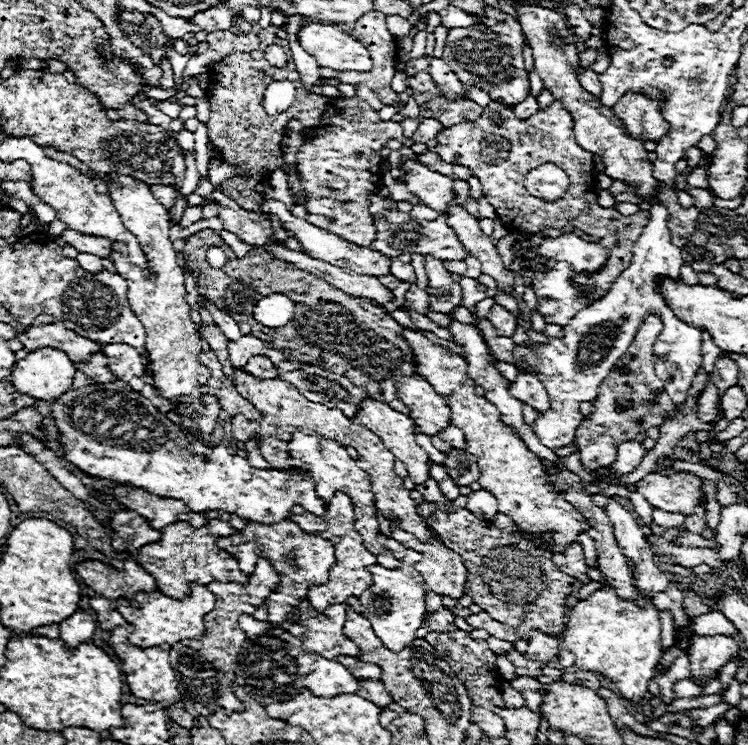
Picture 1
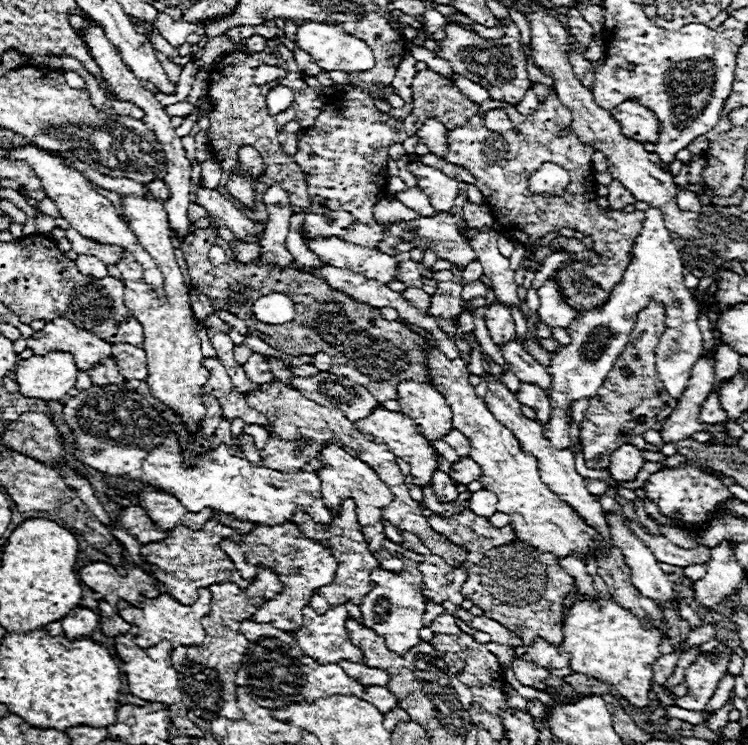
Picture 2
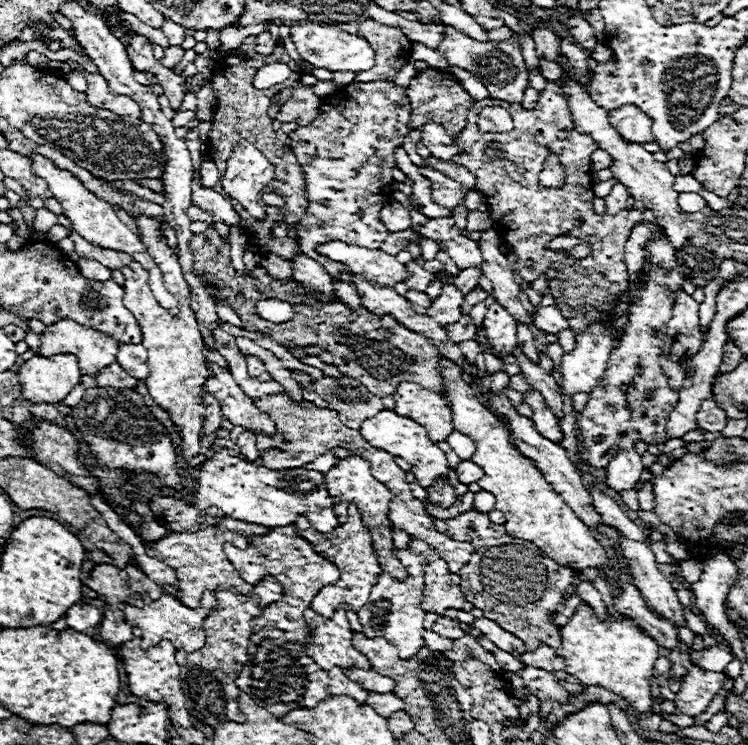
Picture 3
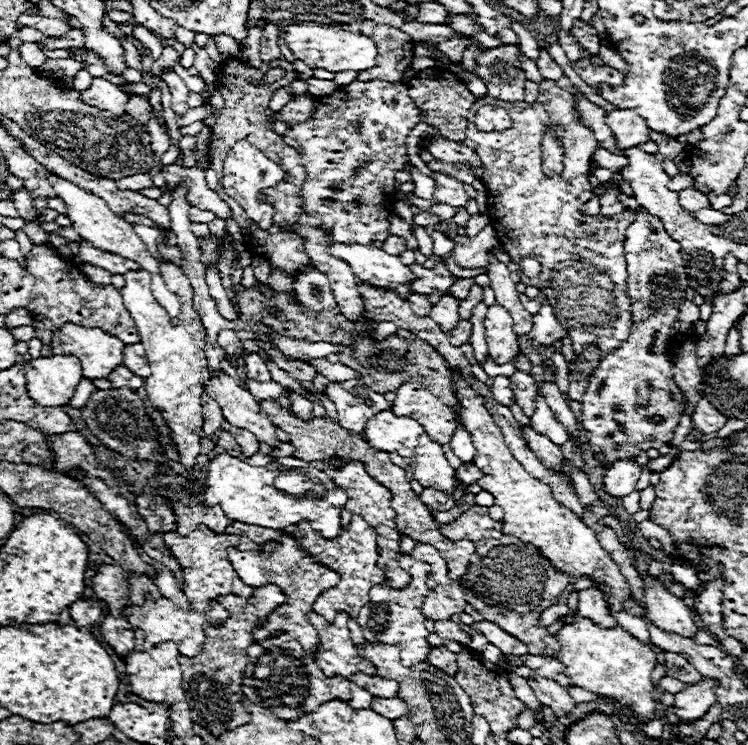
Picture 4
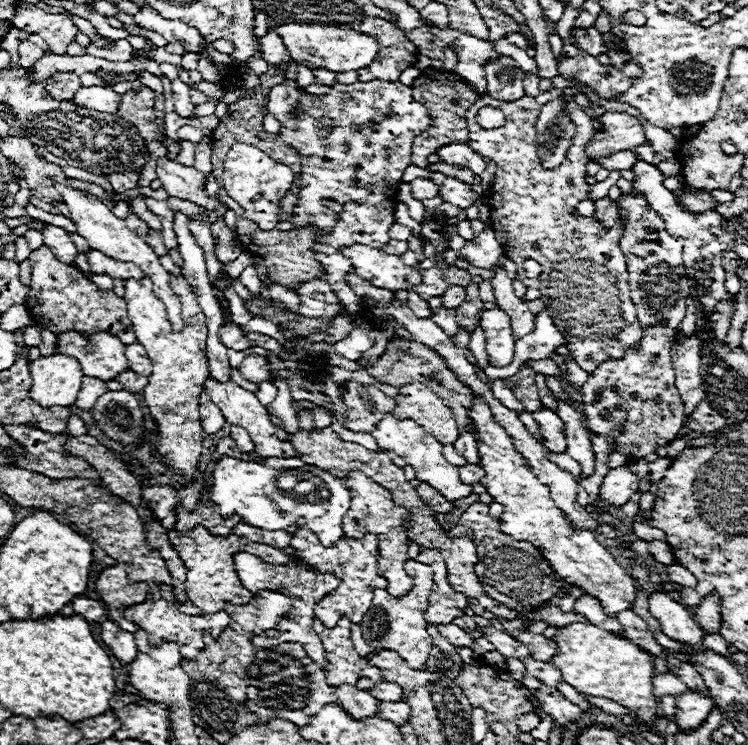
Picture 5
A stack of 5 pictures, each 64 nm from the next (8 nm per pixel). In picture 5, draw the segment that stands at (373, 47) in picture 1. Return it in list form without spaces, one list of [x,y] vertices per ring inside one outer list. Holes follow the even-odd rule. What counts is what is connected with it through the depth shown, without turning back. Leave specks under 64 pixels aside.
[[[364,16],[360,32],[372,36],[380,44],[380,52],[378,58],[372,62],[372,68],[364,68],[358,72],[358,80],[368,82],[380,78],[397,81],[402,70],[414,66],[418,50],[394,24],[380,18]]]

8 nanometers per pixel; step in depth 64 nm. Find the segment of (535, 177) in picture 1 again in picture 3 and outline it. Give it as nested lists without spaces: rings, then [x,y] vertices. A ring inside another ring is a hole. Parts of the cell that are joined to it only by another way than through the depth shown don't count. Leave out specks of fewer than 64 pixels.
[[[554,154],[548,156],[548,160],[544,162],[542,172],[538,174],[540,186],[544,186],[544,188],[560,188],[564,184],[564,180],[566,180],[566,172],[564,172],[562,164],[558,162],[558,158]]]

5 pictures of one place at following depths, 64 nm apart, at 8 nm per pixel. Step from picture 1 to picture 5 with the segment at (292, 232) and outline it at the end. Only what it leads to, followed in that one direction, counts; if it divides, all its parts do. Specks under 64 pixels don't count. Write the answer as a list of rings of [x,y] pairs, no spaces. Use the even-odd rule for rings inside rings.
[[[354,244],[348,248],[340,248],[340,254],[352,260],[352,268],[358,276],[364,276],[370,284],[386,290],[412,290],[422,282],[420,274],[406,266],[398,256],[386,254],[384,250],[376,250],[364,244]]]

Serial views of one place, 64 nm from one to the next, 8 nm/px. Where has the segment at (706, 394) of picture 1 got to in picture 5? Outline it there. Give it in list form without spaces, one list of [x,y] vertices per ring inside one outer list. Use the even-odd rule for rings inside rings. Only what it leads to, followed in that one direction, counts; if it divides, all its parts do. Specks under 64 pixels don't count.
[[[700,402],[696,406],[696,410],[690,416],[688,428],[694,432],[702,432],[702,434],[710,434],[714,430],[720,430],[728,424],[728,420],[724,416],[720,416],[712,406],[708,406],[708,402]]]

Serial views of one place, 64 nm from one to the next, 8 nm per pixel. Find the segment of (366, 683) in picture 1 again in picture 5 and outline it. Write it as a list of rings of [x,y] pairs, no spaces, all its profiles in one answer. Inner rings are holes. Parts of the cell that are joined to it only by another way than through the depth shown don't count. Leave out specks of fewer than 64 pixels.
[[[380,700],[376,714],[378,714],[378,716],[386,716],[386,720],[392,720],[392,724],[400,726],[402,722],[408,720],[410,708],[408,708],[402,700],[398,700],[398,702],[382,702],[382,700]]]

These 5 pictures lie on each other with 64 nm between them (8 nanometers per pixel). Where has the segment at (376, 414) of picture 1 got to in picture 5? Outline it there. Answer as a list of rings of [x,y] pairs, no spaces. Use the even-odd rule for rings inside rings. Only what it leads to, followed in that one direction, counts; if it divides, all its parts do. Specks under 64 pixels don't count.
[[[384,414],[384,418],[380,420],[380,424],[376,424],[376,428],[370,432],[376,438],[376,444],[380,450],[390,450],[396,452],[398,456],[406,458],[406,460],[414,460],[414,470],[416,470],[416,480],[430,484],[432,488],[436,488],[440,494],[444,494],[450,502],[466,498],[472,494],[472,486],[462,484],[458,478],[458,468],[448,464],[444,454],[442,454],[442,444],[424,432],[424,428],[420,424],[416,424],[410,418],[398,420],[392,414]]]

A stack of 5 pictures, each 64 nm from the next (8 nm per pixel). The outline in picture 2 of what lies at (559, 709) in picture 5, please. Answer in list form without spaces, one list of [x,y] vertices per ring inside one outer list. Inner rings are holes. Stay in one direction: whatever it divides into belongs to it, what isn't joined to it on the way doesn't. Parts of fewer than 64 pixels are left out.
[[[514,656],[512,666],[514,666],[514,674],[516,674],[516,678],[518,678],[524,686],[542,684],[542,682],[550,676],[544,668],[536,666],[536,664],[530,664],[530,662],[526,662],[526,660],[518,658],[518,656]]]

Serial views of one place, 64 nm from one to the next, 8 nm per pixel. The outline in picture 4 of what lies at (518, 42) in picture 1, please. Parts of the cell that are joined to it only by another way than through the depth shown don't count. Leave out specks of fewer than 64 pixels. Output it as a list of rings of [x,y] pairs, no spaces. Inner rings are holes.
[[[450,38],[450,40],[438,44],[438,50],[444,52],[452,60],[452,64],[462,64],[462,56],[464,56],[466,48],[468,48],[468,40],[464,40],[464,38]],[[502,44],[498,48],[480,48],[476,52],[476,74],[488,88],[488,96],[504,102],[524,100],[524,70],[520,64],[520,48]]]

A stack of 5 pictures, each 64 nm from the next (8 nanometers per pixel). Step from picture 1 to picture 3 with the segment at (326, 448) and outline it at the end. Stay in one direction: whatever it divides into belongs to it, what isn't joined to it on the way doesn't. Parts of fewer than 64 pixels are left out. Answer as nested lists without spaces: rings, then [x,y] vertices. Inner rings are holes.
[[[348,456],[342,458],[334,464],[334,468],[330,468],[328,472],[324,472],[324,486],[328,488],[328,492],[332,492],[332,496],[340,502],[354,502],[358,506],[358,512],[362,516],[364,526],[368,528],[368,532],[372,534],[372,544],[374,544],[374,552],[378,554],[378,562],[382,566],[384,572],[392,572],[394,578],[404,580],[408,576],[406,568],[400,564],[398,558],[392,556],[392,522],[388,520],[388,502],[392,500],[392,492],[386,488],[386,484],[382,484],[380,480],[376,480],[370,472],[370,464],[358,456]]]

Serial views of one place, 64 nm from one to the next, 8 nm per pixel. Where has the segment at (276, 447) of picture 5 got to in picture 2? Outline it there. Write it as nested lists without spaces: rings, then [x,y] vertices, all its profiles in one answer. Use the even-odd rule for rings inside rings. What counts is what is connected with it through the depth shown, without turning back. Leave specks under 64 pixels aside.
[[[204,358],[204,366],[210,370],[210,380],[206,382],[206,394],[218,398],[222,414],[228,420],[242,418],[246,424],[258,424],[258,426],[266,424],[266,416],[248,406],[244,396],[238,392],[238,388],[226,374],[226,368],[216,358]]]

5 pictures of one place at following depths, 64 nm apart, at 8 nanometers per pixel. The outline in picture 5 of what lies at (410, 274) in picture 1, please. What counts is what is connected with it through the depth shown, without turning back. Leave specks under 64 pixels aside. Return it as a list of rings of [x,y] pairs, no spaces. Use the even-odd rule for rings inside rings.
[[[438,264],[430,270],[420,270],[420,276],[422,276],[422,284],[420,288],[414,288],[414,292],[424,296],[424,300],[430,300],[434,296],[444,296],[444,292],[448,290],[448,282],[444,280]]]

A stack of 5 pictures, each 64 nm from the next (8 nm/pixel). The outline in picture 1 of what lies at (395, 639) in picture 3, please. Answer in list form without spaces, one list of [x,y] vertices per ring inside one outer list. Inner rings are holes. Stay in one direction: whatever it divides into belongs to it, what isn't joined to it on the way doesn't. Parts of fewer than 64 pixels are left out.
[[[384,534],[378,536],[380,544],[384,544],[398,560],[400,560],[400,566],[398,568],[384,568],[380,564],[372,564],[370,566],[370,572],[374,576],[374,584],[360,596],[360,602],[362,602],[362,614],[370,620],[372,624],[372,630],[376,632],[376,636],[380,636],[380,640],[384,642],[386,648],[398,652],[402,650],[404,646],[408,646],[416,636],[416,630],[422,626],[424,622],[424,582],[418,574],[416,578],[416,570],[414,570],[414,564],[418,560],[422,560],[422,556],[414,550],[408,550],[404,548],[400,542],[396,542],[394,538],[388,538]]]

